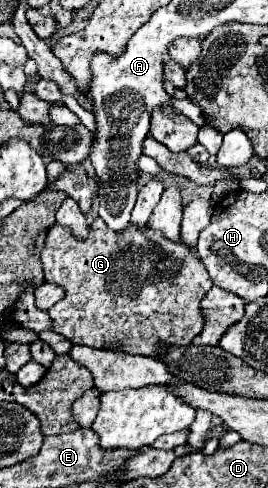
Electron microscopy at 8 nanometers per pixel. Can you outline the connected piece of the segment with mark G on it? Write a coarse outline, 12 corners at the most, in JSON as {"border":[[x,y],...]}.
{"border":[[50,228],[48,314],[72,344],[188,348],[214,286],[152,230]]}

